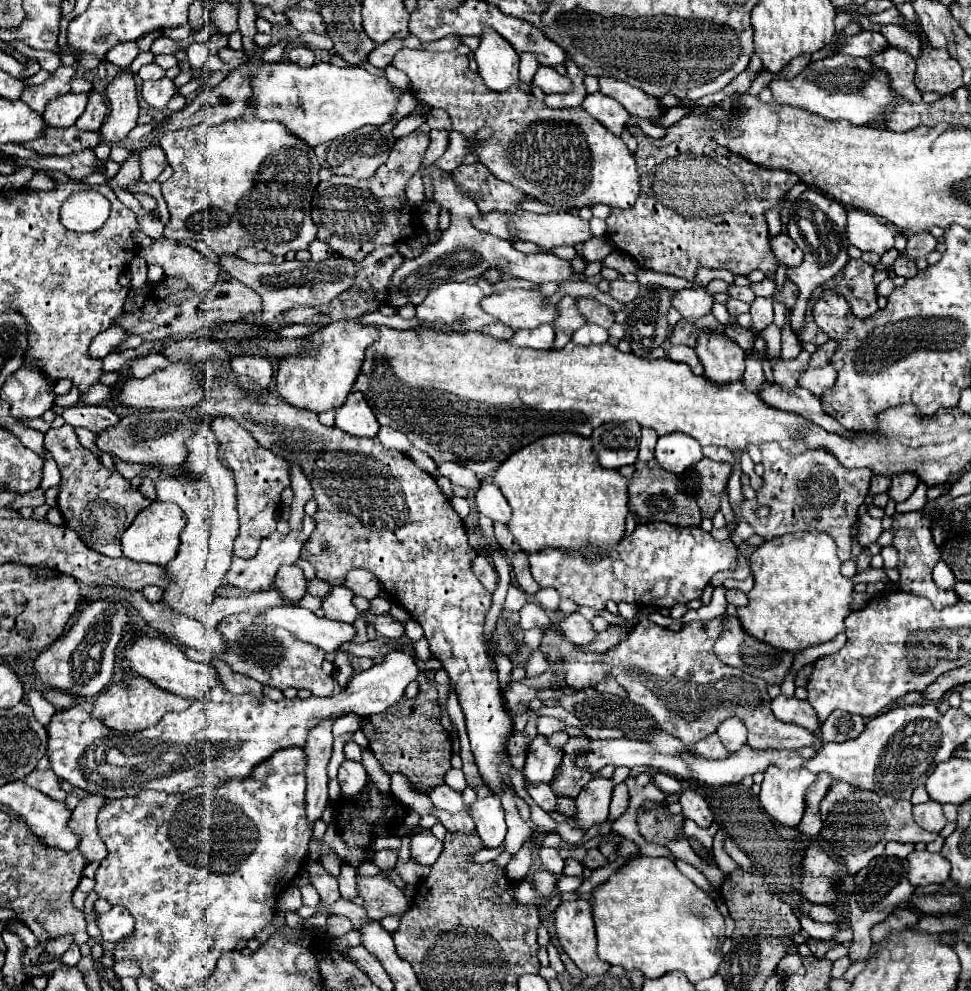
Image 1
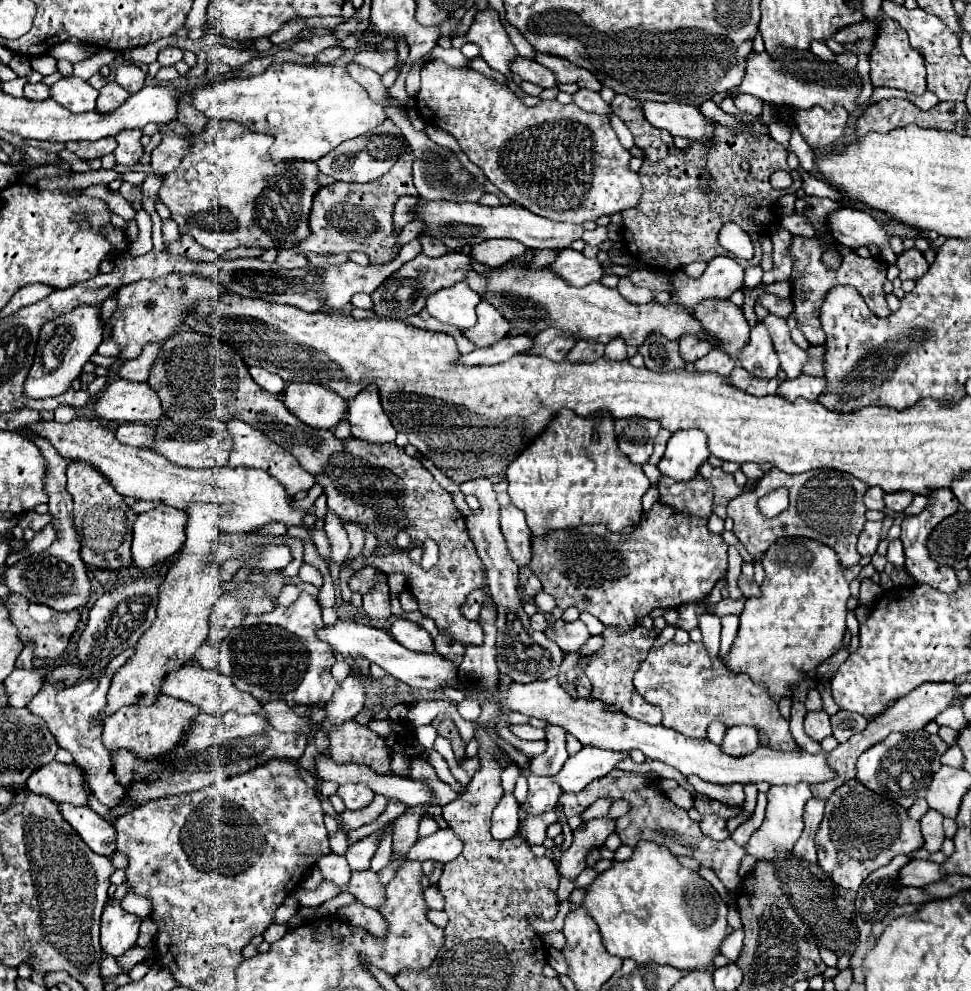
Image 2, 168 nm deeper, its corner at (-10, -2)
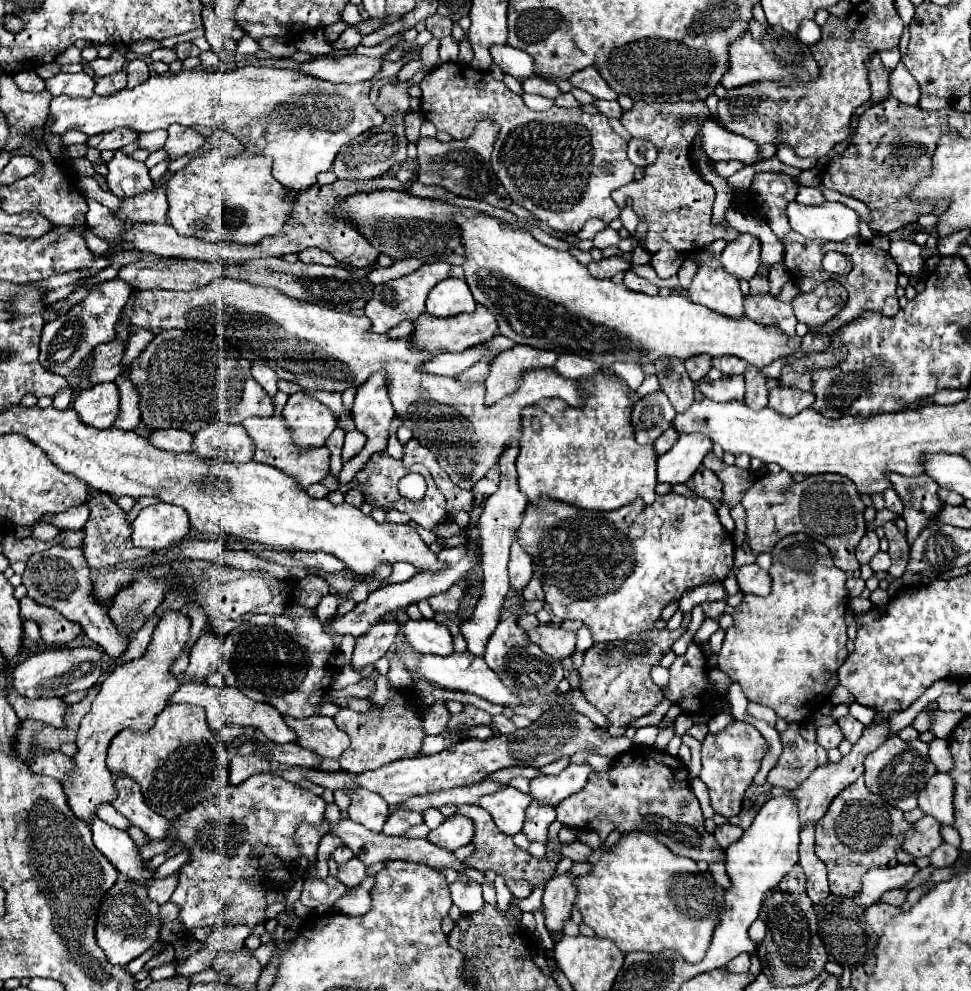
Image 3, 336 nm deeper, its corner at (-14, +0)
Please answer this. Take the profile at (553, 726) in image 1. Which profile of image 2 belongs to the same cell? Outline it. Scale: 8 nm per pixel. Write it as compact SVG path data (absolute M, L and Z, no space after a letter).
M523 724L523 726L513 726L511 732L523 740L541 740L545 738L545 730L543 728L533 728L531 724Z

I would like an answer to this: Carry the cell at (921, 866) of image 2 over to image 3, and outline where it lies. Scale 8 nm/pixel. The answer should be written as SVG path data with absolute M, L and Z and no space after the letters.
M897 864L893 868L885 866L885 868L867 870L867 874L863 876L863 888L859 890L859 894L855 894L853 902L855 906L865 910L873 902L877 902L883 892L905 886L915 874L917 874L915 864Z

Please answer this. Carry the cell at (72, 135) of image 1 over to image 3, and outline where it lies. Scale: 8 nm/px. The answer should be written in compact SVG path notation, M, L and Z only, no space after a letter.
M111 130L105 134L91 136L87 144L97 148L97 150L119 150L121 146L135 142L135 138L137 138L135 130Z

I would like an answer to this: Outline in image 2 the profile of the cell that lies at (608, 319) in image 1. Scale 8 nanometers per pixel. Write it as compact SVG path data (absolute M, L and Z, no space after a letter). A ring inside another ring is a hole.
M517 264L507 266L505 270L489 272L487 278L489 286L485 300L497 306L503 312L503 316L511 322L511 328L517 332L527 332L529 328L545 330L549 326L555 326L563 332L569 332L571 336L577 336L579 332L581 340L593 338L607 344L609 340L621 336L627 344L639 346L643 338L655 328L655 332L661 332L669 340L679 340L683 334L695 334L699 338L707 338L709 342L713 342L713 338L701 328L695 316L689 314L689 310L685 310L683 306L679 306L673 298L667 304L655 302L653 314L653 310L649 310L647 306L629 304L617 290L607 288L601 282L593 282L583 288L573 288L545 268L529 272L525 270L525 264ZM685 316L691 316L691 322L687 322Z

